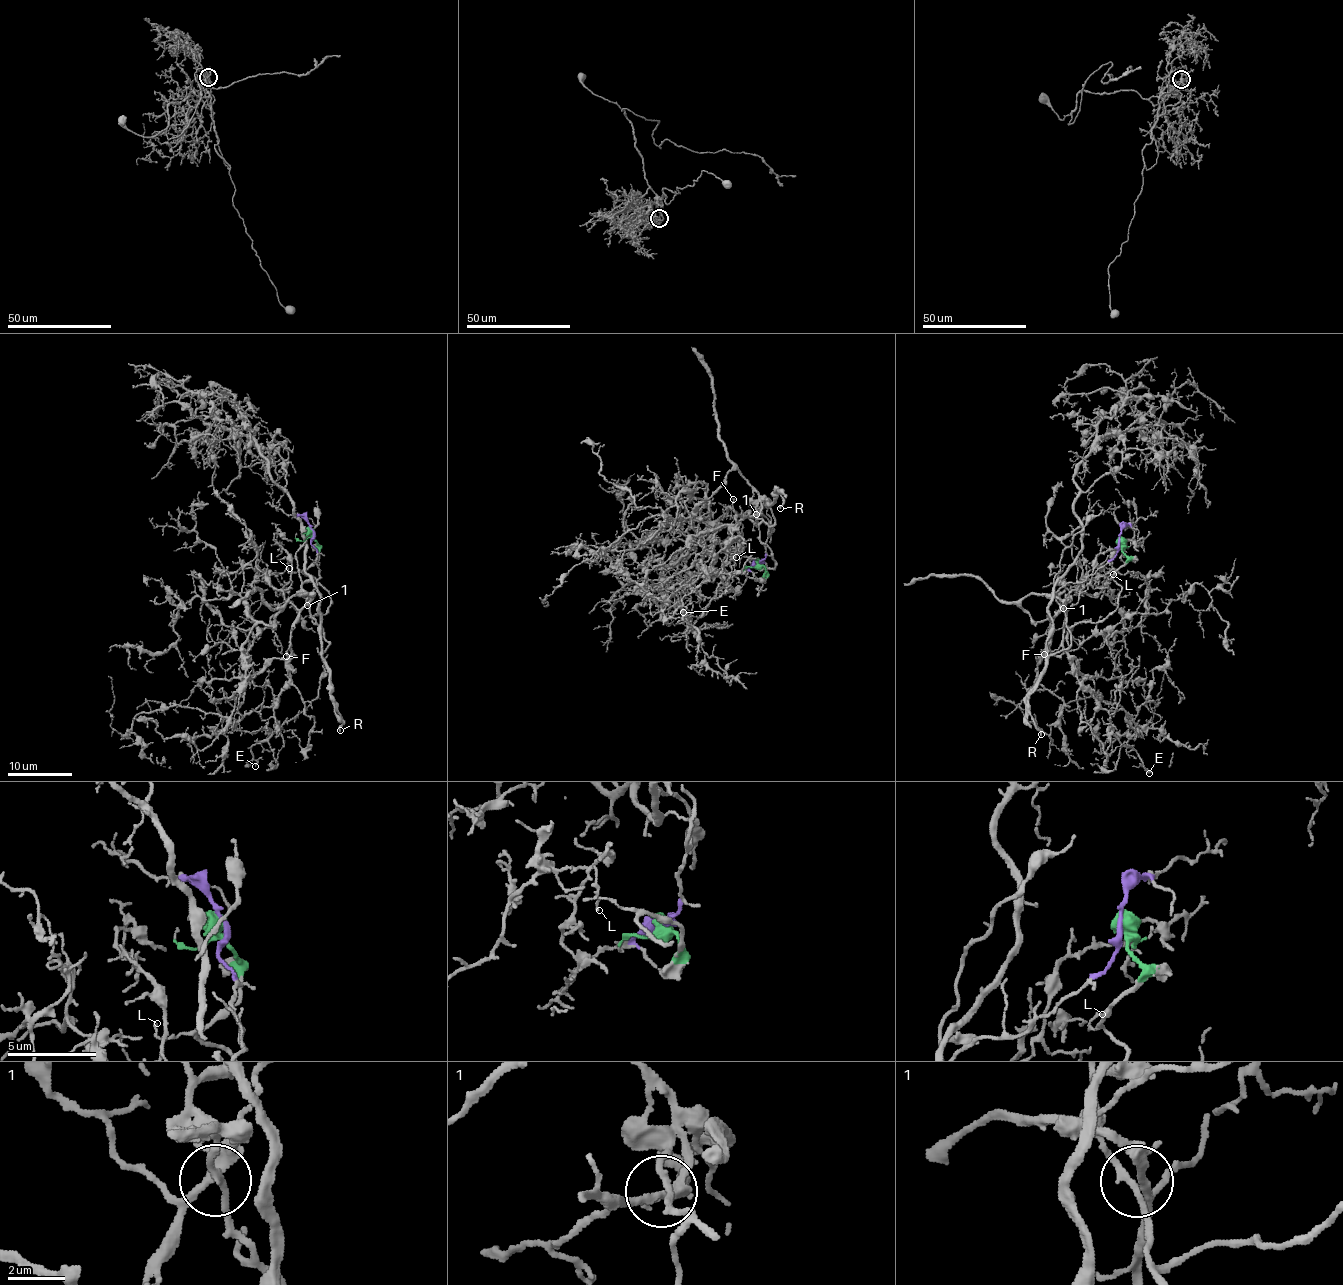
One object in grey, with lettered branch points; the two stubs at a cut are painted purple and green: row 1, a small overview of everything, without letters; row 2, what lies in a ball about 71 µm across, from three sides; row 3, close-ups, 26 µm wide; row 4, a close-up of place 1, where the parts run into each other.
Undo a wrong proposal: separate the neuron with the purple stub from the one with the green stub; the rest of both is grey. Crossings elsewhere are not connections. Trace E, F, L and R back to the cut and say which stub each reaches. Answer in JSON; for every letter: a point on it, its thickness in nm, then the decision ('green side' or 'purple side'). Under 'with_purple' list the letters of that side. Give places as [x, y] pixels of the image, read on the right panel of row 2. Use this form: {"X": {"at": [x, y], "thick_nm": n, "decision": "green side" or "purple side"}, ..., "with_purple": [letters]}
{"E": {"at": [1149, 773], "thick_nm": 110, "decision": "purple side"}, "F": {"at": [1044, 654], "thick_nm": 150, "decision": "purple side"}, "L": {"at": [1113, 574], "thick_nm": 120, "decision": "green side"}, "R": {"at": [1041, 734], "thick_nm": 200, "decision": "green side"}, "with_purple": ["E", "F"]}

